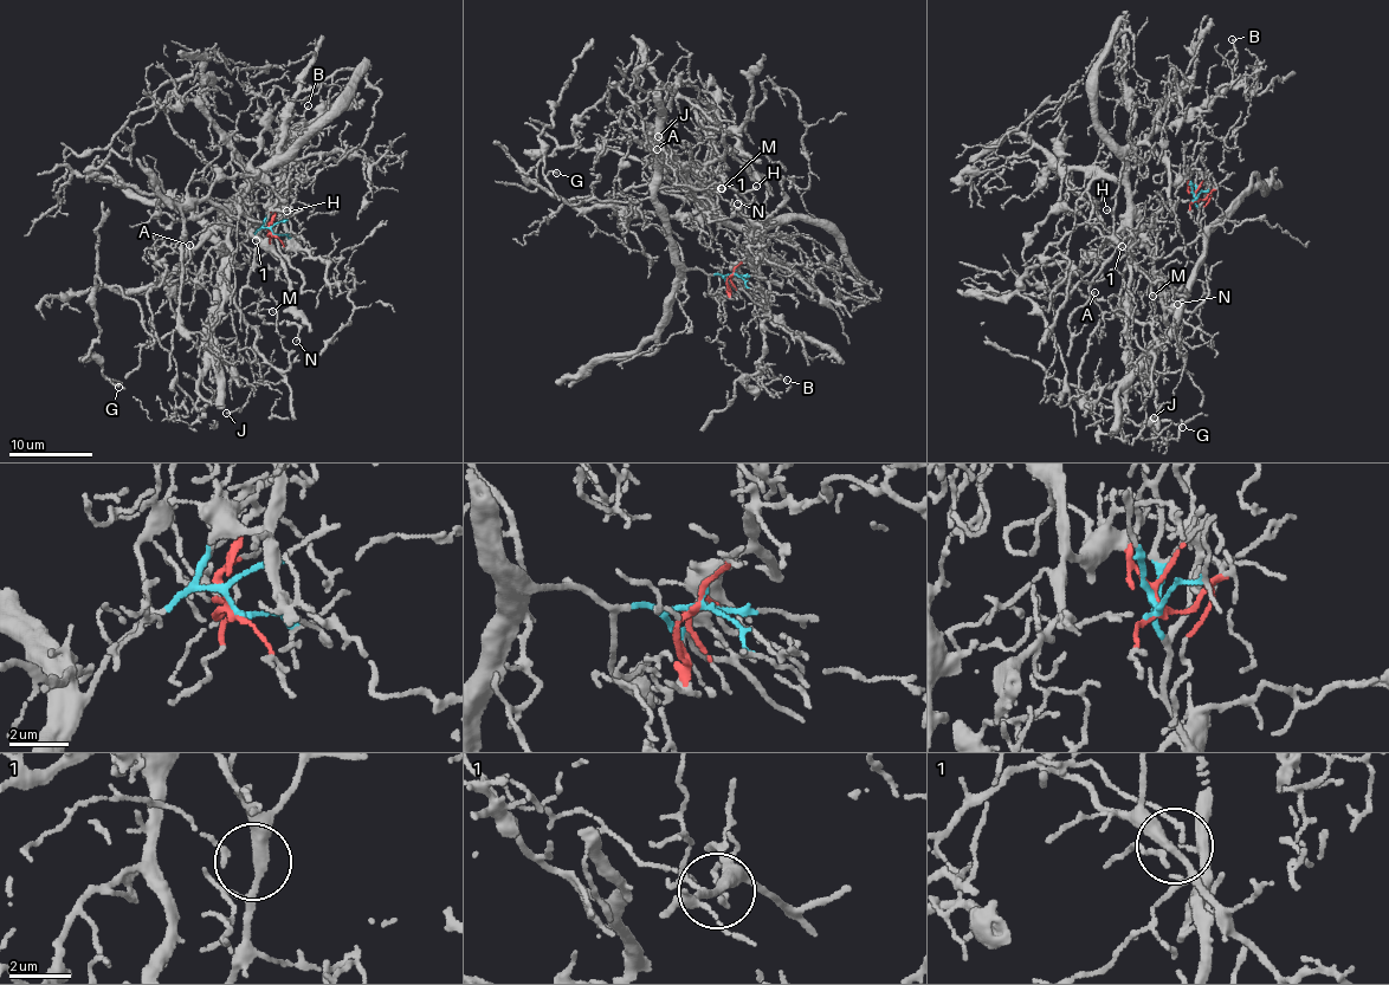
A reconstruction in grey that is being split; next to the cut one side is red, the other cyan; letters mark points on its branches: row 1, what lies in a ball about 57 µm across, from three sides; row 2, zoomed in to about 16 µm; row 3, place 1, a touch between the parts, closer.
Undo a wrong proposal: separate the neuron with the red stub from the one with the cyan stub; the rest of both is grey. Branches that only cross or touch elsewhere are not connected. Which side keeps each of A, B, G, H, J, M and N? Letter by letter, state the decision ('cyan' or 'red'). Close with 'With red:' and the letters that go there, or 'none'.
A: red
B: red
G: cyan
H: cyan
J: cyan
M: cyan
N: cyan
With red: A, B

